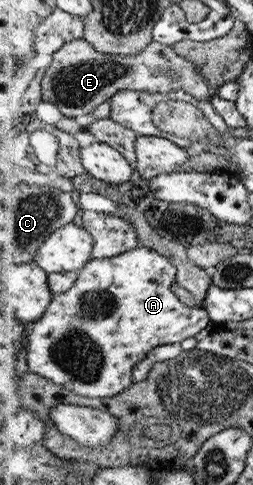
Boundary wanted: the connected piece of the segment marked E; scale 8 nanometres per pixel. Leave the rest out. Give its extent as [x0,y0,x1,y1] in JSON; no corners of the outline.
[43,37,218,117]

